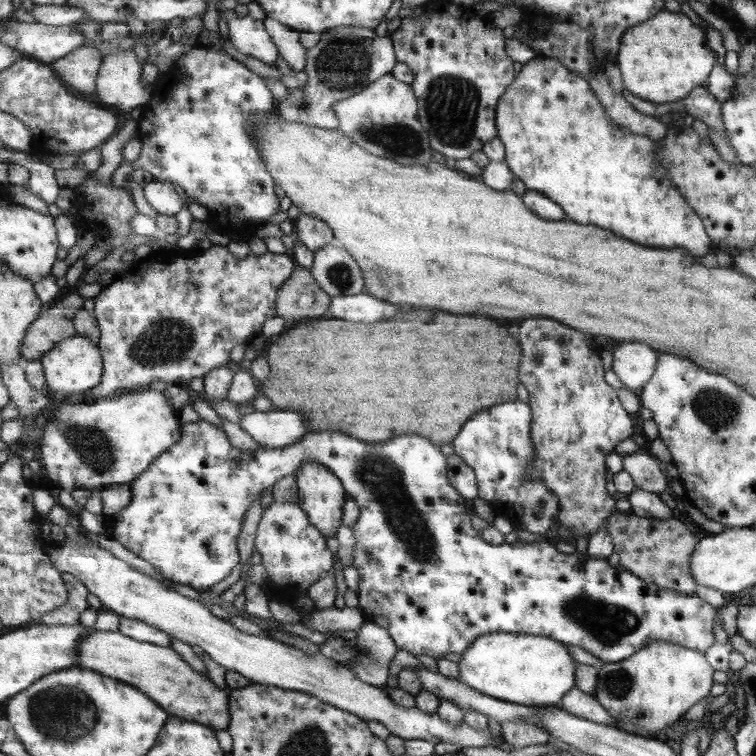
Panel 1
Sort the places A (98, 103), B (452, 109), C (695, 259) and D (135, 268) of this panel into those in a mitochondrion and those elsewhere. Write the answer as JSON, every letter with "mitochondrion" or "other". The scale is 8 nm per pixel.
{"A":"other","B":"mitochondrion","C":"other","D":"other"}

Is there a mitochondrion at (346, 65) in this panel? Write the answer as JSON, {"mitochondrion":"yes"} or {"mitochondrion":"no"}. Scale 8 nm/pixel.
{"mitochondrion":"yes"}

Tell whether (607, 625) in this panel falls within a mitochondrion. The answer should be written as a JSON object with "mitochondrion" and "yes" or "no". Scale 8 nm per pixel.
{"mitochondrion":"yes"}

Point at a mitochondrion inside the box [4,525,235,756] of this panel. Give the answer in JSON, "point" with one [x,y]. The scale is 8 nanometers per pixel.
{"point":[50,711]}

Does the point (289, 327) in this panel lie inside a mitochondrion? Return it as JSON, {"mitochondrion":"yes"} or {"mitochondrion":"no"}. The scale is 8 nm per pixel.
{"mitochondrion":"no"}

